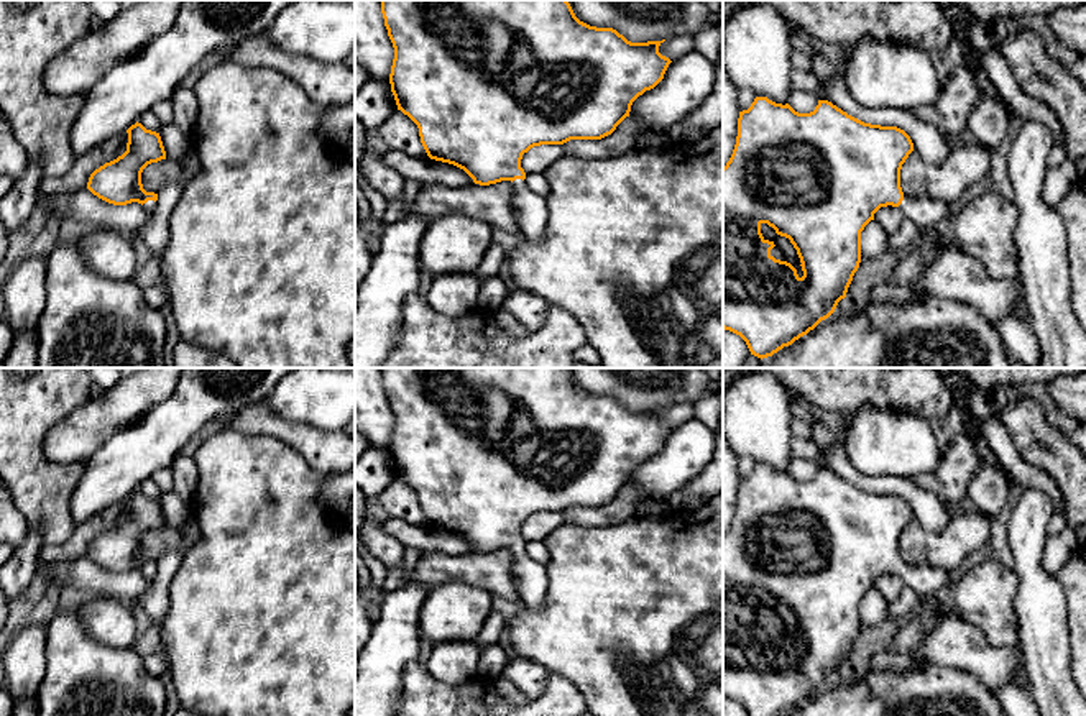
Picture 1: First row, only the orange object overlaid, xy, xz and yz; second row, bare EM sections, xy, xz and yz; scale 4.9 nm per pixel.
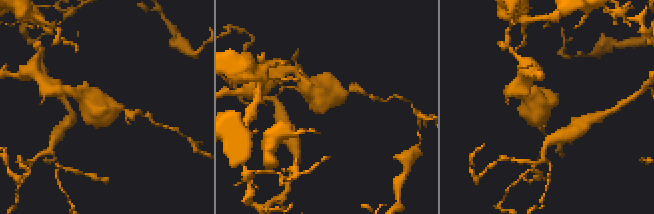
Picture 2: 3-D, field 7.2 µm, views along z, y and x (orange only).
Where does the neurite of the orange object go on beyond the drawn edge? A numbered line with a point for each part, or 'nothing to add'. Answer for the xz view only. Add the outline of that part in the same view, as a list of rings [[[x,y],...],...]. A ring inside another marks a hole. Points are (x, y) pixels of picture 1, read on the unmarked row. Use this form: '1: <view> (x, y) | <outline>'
1: xz (531, 578) | [[[516,547],[511,552],[511,575],[521,594],[521,601],[529,609],[541,609],[544,606],[549,586],[549,575],[545,567],[534,562],[522,547]]]

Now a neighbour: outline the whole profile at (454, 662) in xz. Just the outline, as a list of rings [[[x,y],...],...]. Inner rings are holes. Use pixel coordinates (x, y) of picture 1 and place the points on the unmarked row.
[[[473,640],[434,644],[427,670],[449,685],[473,682],[478,677],[480,647]]]

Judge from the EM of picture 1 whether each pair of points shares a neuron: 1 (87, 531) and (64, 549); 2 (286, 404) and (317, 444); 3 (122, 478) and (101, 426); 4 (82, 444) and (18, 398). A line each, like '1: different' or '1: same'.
1: same
2: different
3: different
4: different

